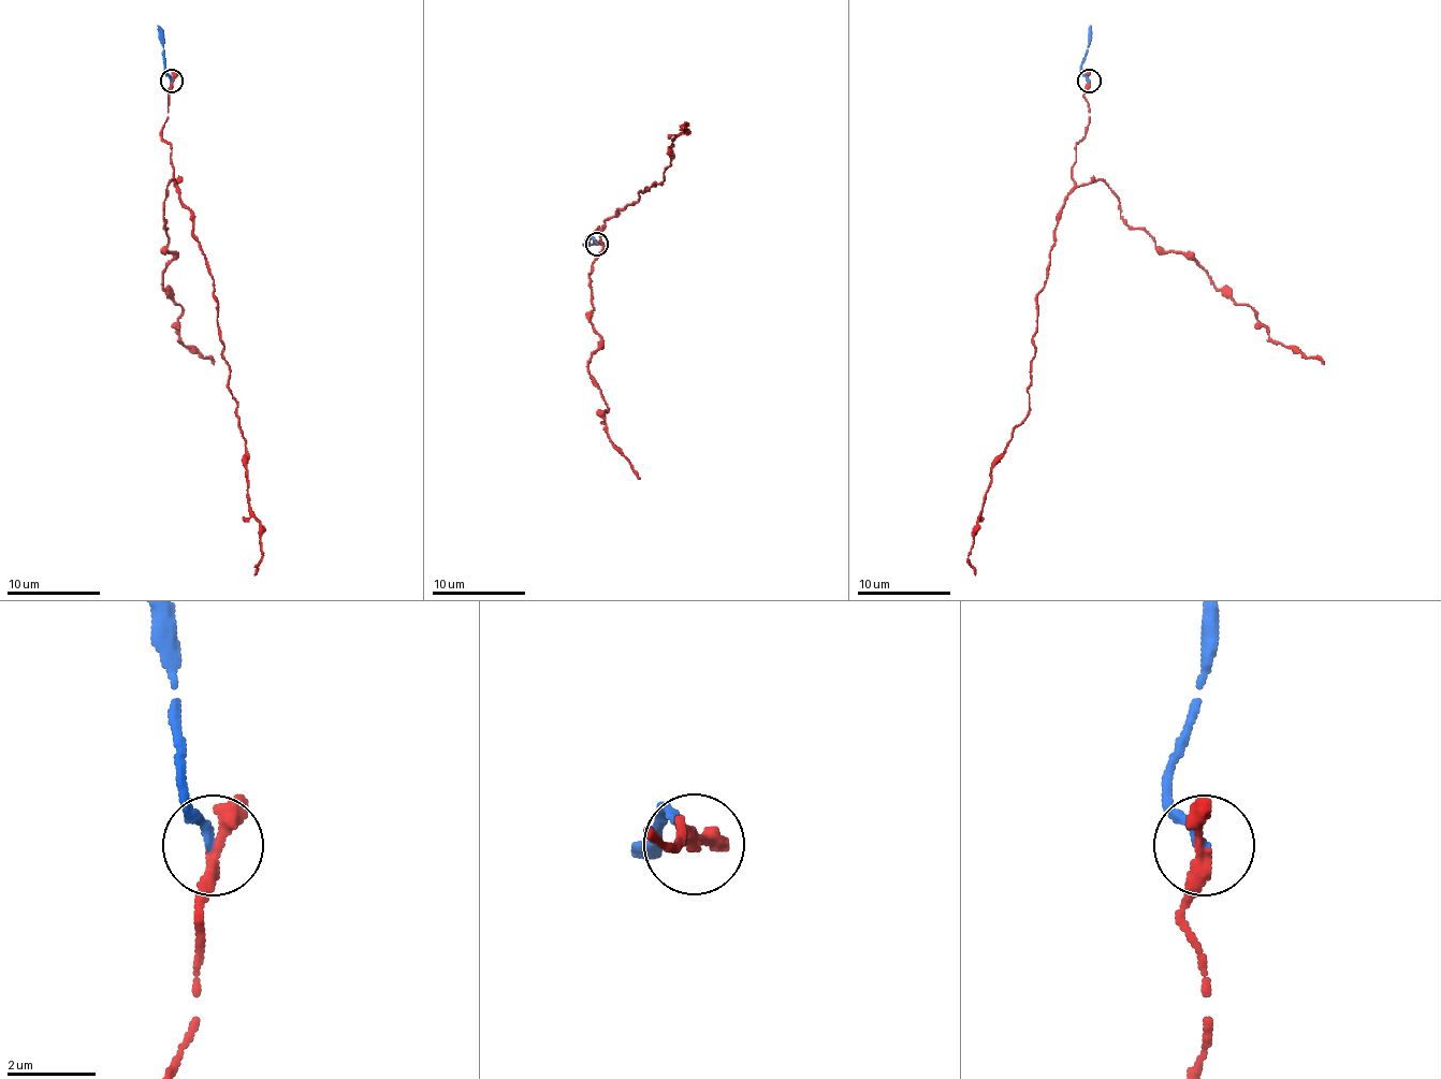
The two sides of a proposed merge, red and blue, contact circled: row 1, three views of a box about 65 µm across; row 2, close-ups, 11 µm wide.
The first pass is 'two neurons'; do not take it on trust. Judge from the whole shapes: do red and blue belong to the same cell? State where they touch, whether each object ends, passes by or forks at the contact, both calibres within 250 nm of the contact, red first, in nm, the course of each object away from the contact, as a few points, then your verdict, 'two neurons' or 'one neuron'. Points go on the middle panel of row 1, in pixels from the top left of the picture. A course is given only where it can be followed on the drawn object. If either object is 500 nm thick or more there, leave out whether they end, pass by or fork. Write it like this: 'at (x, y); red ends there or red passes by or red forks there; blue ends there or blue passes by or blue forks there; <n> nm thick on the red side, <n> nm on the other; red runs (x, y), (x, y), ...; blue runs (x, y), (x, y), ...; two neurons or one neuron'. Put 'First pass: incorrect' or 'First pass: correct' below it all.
at (596, 244); red passes by; blue ends there; 300 nm thick on the red side, 220 nm on the other; red runs (596, 243), (586, 241), (636, 203), (645, 187), (661, 185), (671, 147), (687, 124), (680, 131); blue runs (596, 243), (592, 236), (588, 243), (582, 245); one neuron
First pass: incorrect

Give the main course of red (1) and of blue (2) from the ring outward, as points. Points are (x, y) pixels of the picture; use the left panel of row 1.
1: (171, 81), (161, 134), (215, 296), (229, 392), (246, 441), (250, 511), (260, 523), (255, 574)
2: (171, 81), (166, 72), (163, 34), (157, 25)

